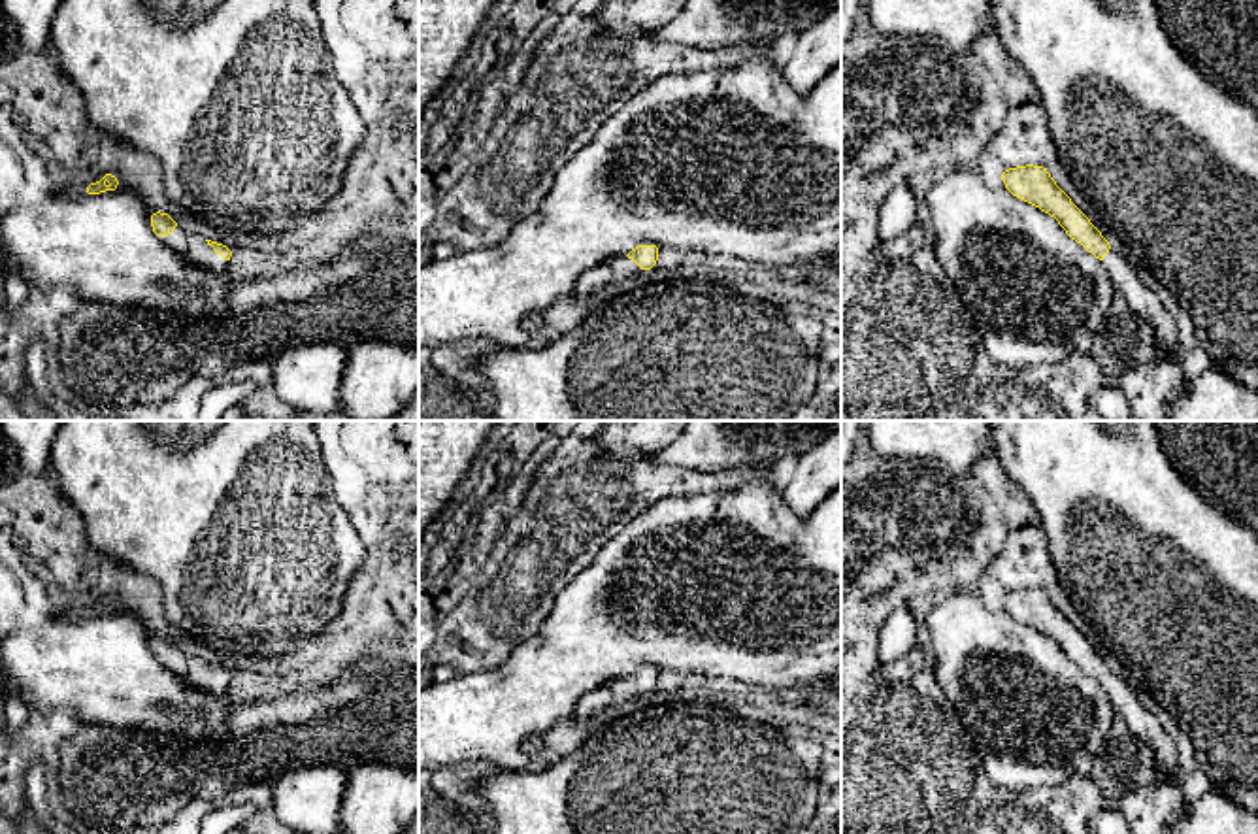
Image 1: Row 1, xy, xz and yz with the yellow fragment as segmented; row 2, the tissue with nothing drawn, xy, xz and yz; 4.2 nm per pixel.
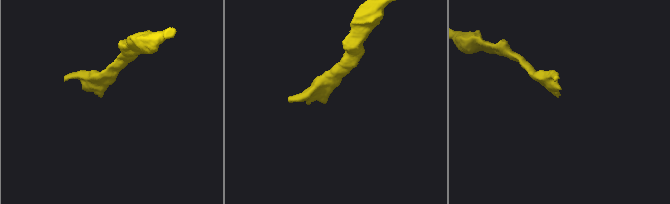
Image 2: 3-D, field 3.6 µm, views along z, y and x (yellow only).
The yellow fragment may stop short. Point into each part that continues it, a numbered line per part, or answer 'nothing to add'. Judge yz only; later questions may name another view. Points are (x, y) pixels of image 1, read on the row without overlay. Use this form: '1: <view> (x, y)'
1: yz (1128, 706)

